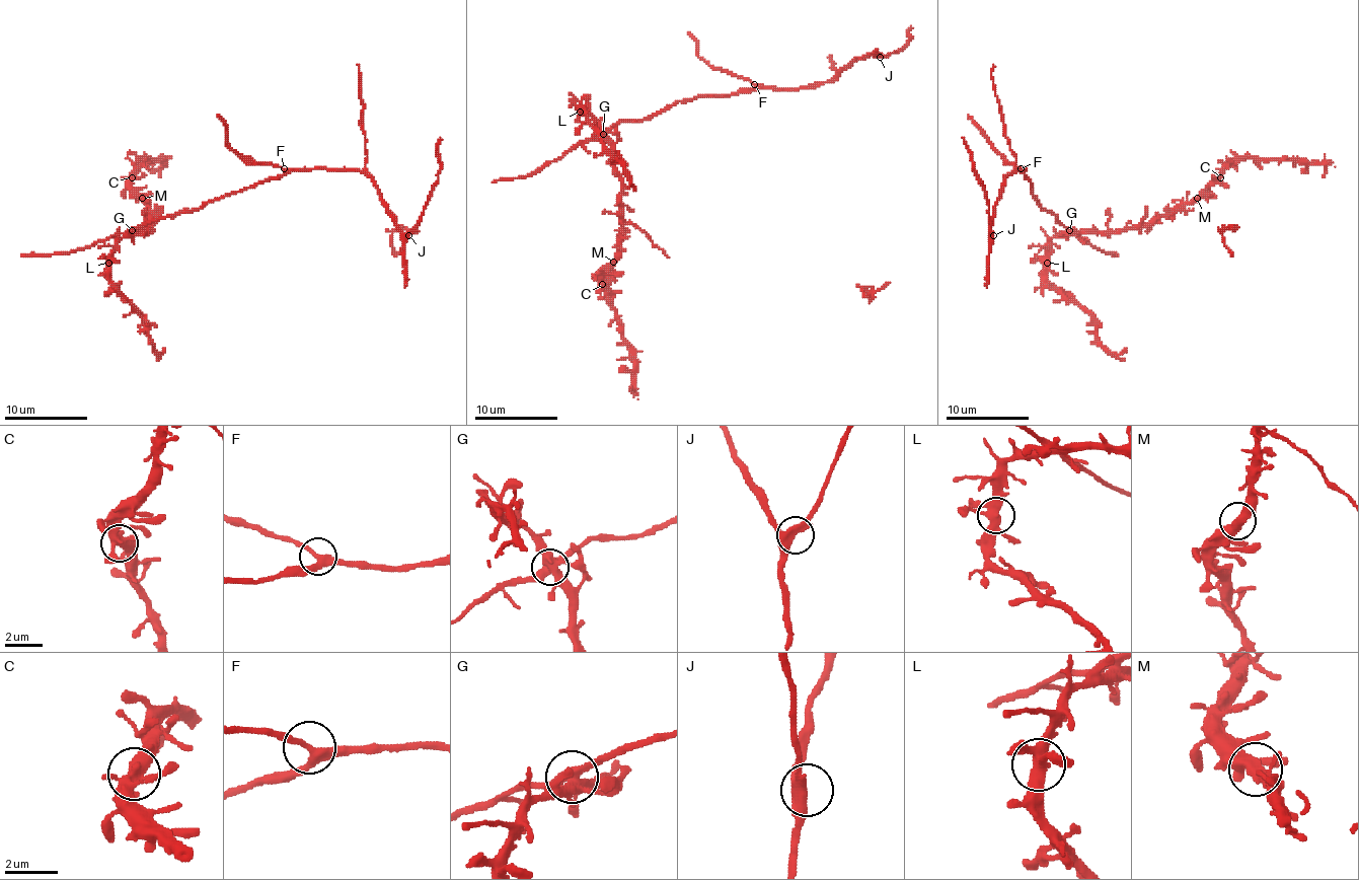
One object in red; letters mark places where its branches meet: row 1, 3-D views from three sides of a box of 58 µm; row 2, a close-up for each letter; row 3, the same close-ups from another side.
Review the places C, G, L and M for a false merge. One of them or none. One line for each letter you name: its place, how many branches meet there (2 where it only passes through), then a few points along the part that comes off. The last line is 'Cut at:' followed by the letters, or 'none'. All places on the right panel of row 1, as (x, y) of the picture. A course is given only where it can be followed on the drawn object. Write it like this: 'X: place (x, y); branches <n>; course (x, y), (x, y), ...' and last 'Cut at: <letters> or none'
G: place (1069, 230); branches 7; course (1070, 231), (1037, 202), (1025, 170), (1017, 168), (1003, 181), (991, 233), (989, 202), (962, 137)
Cut at: G

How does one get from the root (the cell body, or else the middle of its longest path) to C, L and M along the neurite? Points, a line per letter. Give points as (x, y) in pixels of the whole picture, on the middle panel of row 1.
C: (639, 120), (623, 120), (606, 134), (611, 165), (621, 182), (621, 248), (602, 276), (602, 284)
L: (639, 120), (617, 122), (604, 132), (592, 116), (580, 112)
M: (639, 120), (623, 120), (606, 134), (611, 145), (611, 165), (621, 182), (621, 248), (613, 262)

